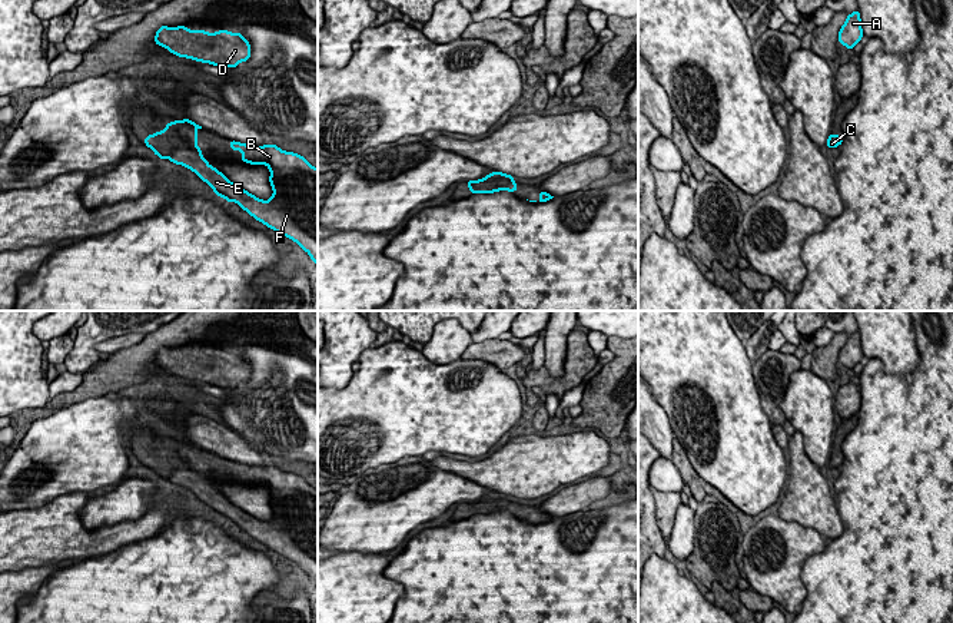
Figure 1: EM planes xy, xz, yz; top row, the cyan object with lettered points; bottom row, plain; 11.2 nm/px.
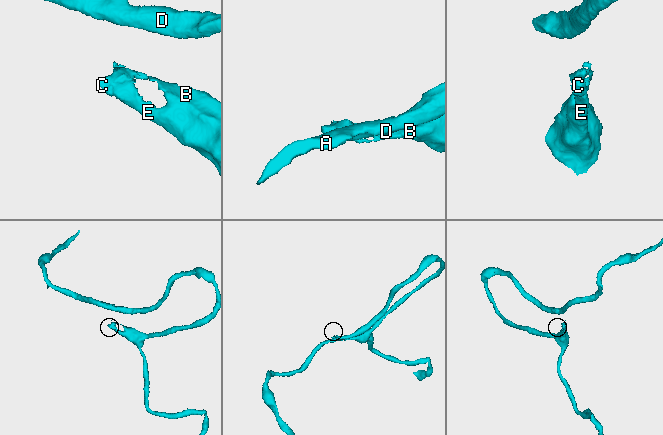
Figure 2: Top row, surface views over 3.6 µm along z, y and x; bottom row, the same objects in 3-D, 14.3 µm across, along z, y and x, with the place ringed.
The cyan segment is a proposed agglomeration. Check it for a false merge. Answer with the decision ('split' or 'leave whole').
leave whole

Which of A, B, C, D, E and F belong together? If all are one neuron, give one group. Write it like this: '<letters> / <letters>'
A B C D E F

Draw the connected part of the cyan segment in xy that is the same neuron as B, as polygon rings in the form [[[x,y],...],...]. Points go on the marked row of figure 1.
[[[189,119],[175,120],[173,123],[167,122],[166,129],[149,135],[145,139],[145,145],[162,160],[169,158],[170,162],[189,168],[215,190],[215,195],[225,198],[228,202],[236,202],[259,222],[299,243],[318,266],[318,169],[306,162],[303,156],[285,152],[276,145],[256,146],[230,140],[230,149],[242,152],[242,162],[266,165],[269,168],[269,182],[273,195],[269,201],[262,201],[232,183],[218,168],[210,166],[207,159],[202,158],[202,149],[199,149],[196,143],[199,140],[196,135],[197,129],[202,129],[202,126]]]

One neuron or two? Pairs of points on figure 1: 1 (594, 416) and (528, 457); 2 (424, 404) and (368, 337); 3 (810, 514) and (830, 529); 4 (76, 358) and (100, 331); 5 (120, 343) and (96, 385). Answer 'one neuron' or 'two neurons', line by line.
1: two neurons
2: two neurons
3: one neuron
4: one neuron
5: two neurons

